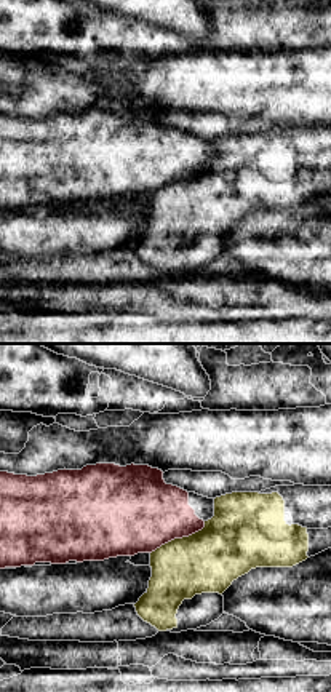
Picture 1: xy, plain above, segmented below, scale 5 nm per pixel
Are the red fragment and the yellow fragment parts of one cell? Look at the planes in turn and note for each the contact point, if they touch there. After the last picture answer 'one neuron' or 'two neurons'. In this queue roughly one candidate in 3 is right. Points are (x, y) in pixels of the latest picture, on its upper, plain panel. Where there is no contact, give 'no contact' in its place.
contact (179, 179)

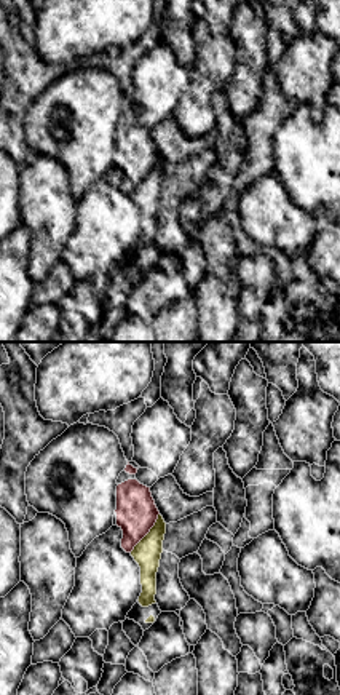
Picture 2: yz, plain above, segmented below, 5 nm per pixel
contact (149, 173)

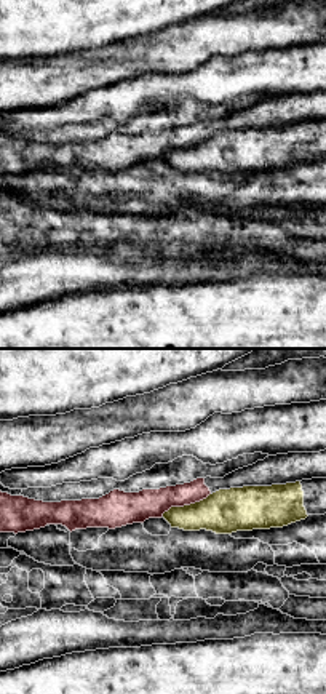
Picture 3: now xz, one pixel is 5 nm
contact (186, 146)

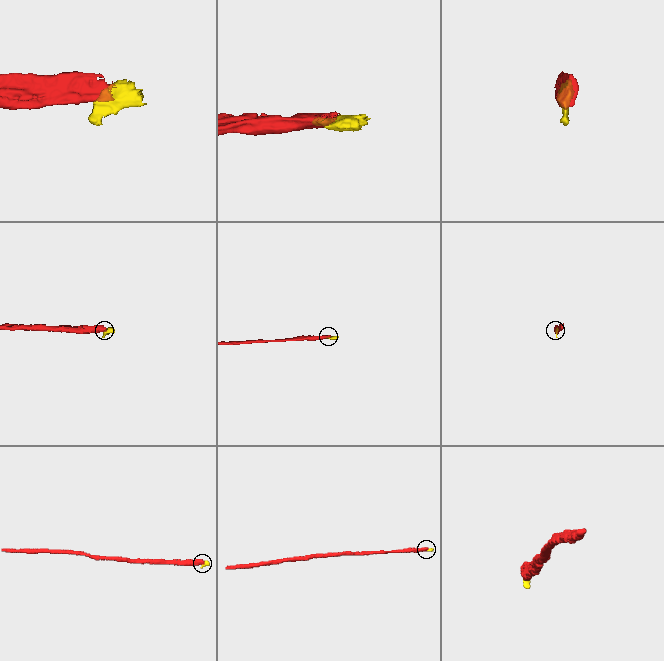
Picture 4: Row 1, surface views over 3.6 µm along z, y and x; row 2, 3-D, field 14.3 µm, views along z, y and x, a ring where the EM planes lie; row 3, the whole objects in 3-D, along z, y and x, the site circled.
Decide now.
two neurons

